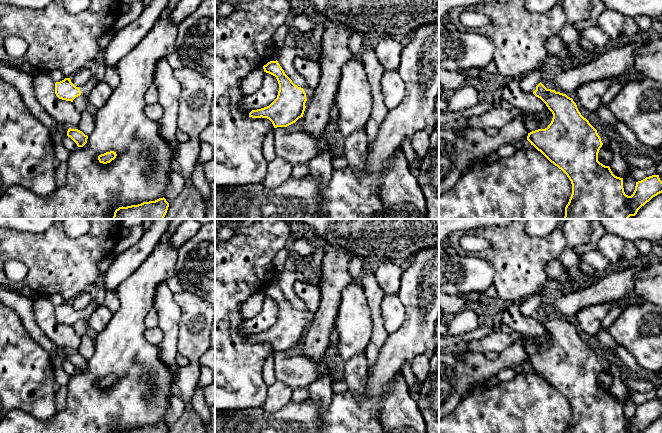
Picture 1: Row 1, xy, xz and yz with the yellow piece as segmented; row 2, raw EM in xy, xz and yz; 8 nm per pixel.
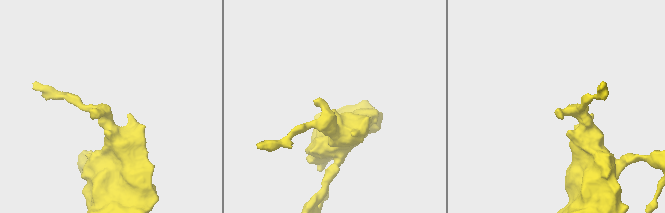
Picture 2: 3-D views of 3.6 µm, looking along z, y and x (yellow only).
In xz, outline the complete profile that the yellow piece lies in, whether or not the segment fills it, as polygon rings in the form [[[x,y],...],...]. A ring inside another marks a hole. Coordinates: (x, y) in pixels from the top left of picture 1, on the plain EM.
[[[277,284],[268,286],[263,293],[276,301],[279,308],[278,319],[269,330],[252,334],[249,341],[267,342],[274,352],[287,351],[303,341],[305,327],[315,319],[315,312],[301,312],[295,309]]]

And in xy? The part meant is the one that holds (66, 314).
[[[65,302],[55,307],[55,318],[59,323],[73,326],[73,324],[80,319],[88,319],[97,307],[97,304],[90,302],[86,309],[76,311],[70,302]]]

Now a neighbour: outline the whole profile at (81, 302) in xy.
[[[85,291],[70,301],[70,304],[76,311],[82,311],[88,307],[90,302],[92,302],[92,296],[89,291]]]

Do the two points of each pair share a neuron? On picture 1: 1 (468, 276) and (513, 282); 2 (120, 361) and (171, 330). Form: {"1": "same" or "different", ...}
{"1": "different", "2": "different"}

